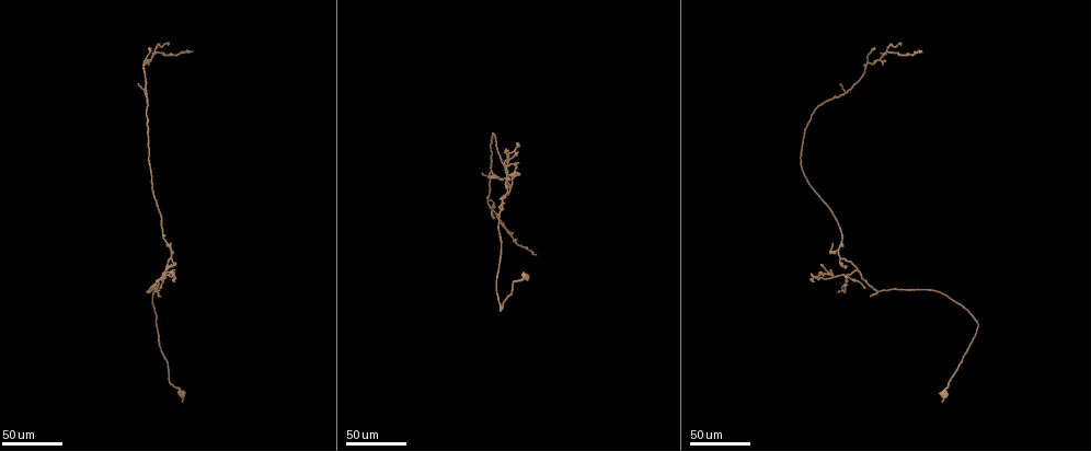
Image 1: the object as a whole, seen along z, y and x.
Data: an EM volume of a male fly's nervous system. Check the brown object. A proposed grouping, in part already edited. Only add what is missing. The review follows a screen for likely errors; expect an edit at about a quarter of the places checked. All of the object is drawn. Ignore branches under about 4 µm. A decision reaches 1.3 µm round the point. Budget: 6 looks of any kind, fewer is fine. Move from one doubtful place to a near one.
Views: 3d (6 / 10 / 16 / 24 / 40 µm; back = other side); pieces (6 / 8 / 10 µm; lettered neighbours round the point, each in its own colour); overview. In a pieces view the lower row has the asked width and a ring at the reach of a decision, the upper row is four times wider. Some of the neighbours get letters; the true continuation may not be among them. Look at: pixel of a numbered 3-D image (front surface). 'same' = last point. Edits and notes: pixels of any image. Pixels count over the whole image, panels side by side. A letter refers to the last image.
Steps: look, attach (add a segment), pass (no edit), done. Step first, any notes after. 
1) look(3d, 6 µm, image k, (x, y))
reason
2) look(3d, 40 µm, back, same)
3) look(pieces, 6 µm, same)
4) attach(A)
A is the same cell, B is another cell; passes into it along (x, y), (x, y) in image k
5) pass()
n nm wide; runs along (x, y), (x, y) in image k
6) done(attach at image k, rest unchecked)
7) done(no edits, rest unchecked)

look(3d, 24 µm, image 1, (169, 244))
thin end

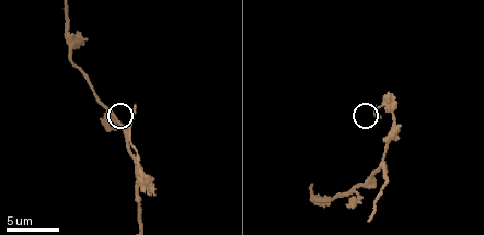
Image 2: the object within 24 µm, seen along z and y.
look(pieces, 10 µm, image 2, (137, 107))
what lies round it

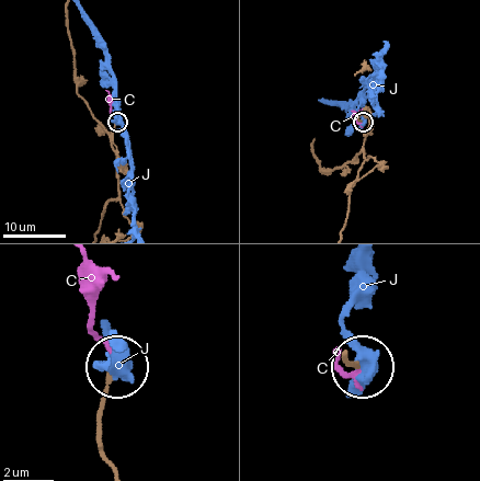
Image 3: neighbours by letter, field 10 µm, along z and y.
attach(C)
C is the same cell, J is another cell; passes into it along (102, 426), (102, 397), (114, 357), (89, 322), (89, 265) in image 3; the neuron continues

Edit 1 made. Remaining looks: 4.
look(3d, 40 µm, image 1, (517, 161))
an open end

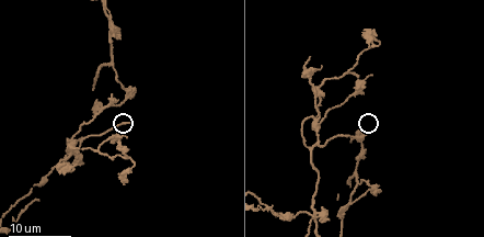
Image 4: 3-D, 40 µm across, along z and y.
look(pieces, 10 µm, image 4, (129, 122))

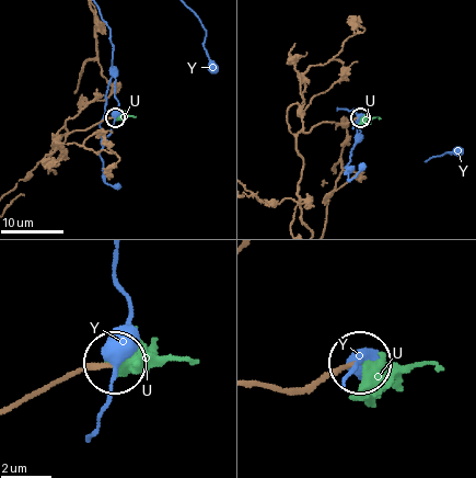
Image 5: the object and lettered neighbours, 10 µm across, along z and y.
attach(U)
U is the same cell, Y is another cell; passes into it along (48, 388), (103, 364), (153, 359), (195, 363) in image 5; it goes on there

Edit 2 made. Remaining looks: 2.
look(3d, 24 µm, image 4, (282, 218))
long arm stops here

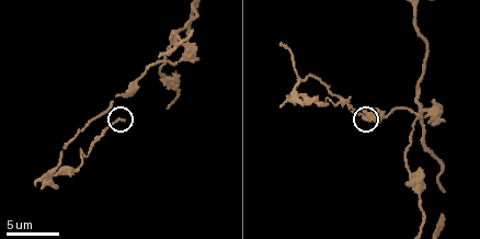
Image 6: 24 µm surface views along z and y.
look(pieces, 10 µm, image 6, (370, 122))

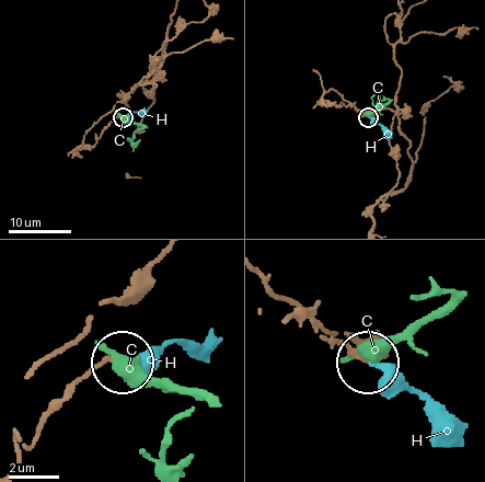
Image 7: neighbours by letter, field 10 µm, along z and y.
attach(H)
H is the same cell, C is another cell; passes into it along (303, 319), (362, 360), (390, 369), (463, 443) in image 7; it goes on there

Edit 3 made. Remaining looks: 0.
done(attach at image 3, attach at image 5, attach at image 7, rest unchecked)

